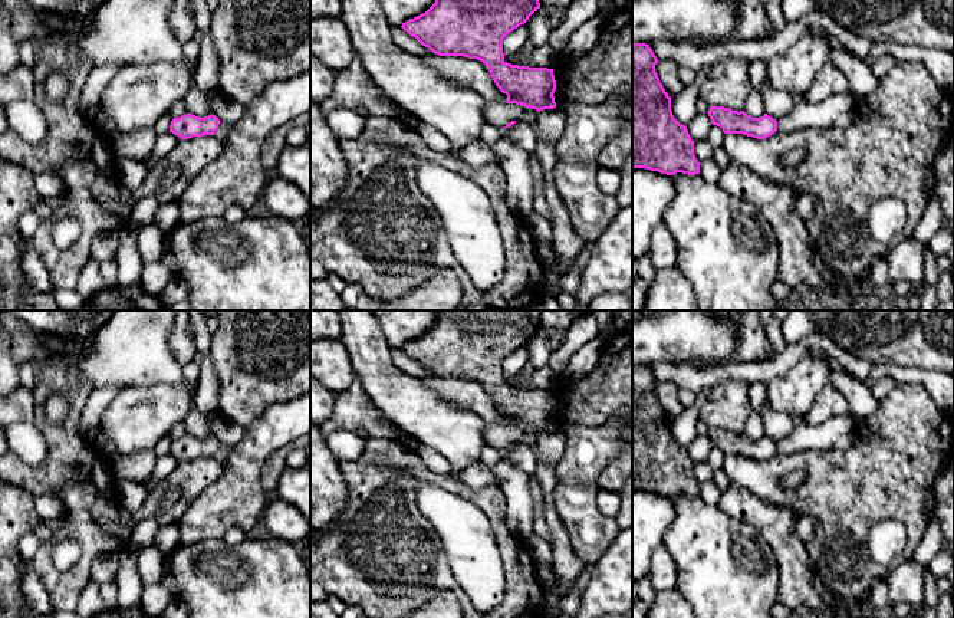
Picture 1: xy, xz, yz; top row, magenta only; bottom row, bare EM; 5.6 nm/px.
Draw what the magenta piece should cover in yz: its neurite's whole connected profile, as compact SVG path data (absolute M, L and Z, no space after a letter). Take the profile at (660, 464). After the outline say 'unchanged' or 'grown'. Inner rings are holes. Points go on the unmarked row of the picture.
M632 365L632 490L645 490L661 496L700 496L694 477L694 463L685 447L672 437L671 418L655 394L657 378L647 365Z; unchanged

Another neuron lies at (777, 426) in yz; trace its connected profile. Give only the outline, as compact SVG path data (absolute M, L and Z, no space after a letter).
M761 382L750 384L750 400L753 411L757 411L763 420L766 435L773 441L786 438L796 427L792 415L776 412L764 402L767 398L767 385Z

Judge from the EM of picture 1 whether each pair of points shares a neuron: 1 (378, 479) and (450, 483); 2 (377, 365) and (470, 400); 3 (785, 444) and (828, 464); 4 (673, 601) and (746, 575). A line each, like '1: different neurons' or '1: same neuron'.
1: same neuron
2: different neurons
3: different neurons
4: different neurons

